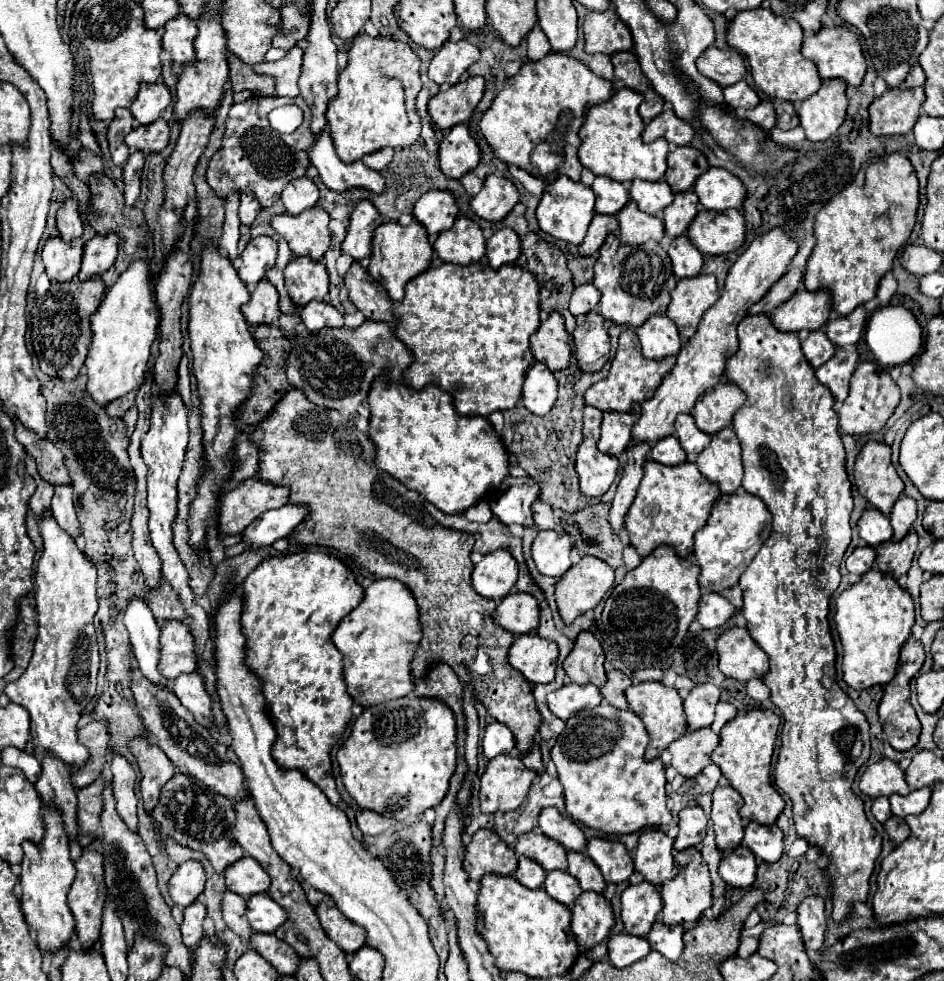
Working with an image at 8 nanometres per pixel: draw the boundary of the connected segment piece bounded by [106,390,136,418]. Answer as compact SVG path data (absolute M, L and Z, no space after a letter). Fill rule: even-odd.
M132 390L130 394L126 394L126 396L110 402L110 404L106 406L106 412L108 412L112 418L122 418L122 416L128 412L128 408L134 404L134 396L136 396L136 390Z

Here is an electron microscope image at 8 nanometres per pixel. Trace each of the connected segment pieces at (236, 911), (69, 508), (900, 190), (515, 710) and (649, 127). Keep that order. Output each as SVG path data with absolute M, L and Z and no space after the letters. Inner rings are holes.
M224 890L224 892L222 892L222 916L224 916L224 922L226 922L228 928L234 930L238 936L250 938L254 930L250 928L244 912L246 912L246 900L244 900L242 896L238 896L236 892Z
M70 484L54 486L54 498L52 498L50 510L52 510L56 522L60 524L60 528L64 528L76 540L80 536L80 528L78 528L74 504L72 504L72 486Z
M890 154L882 160L864 164L856 180L816 214L816 246L808 258L804 284L806 290L830 290L832 310L838 318L826 324L826 336L832 338L832 344L838 348L846 348L860 340L868 316L862 304L876 296L878 284L892 268L898 248L906 244L916 222L918 204L918 180L910 160L902 154ZM876 208L882 208L880 214L876 214Z
M258 324L252 336L264 352L264 360L260 362L260 368L256 368L254 388L248 400L238 408L238 422L258 422L272 410L272 416L266 416L252 426L252 432L242 432L258 446L258 478L276 486L288 486L290 504L308 508L308 522L302 522L288 538L296 544L318 544L340 550L372 578L396 578L404 582L418 602L422 624L422 640L414 652L412 674L424 676L426 668L434 662L450 664L460 680L474 684L474 698L480 700L498 722L514 732L516 748L520 752L530 750L538 736L540 714L530 684L508 664L508 648L512 646L514 636L494 624L494 600L480 596L470 584L472 534L436 524L426 512L420 494L376 468L374 444L356 428L352 418L312 404L302 392L286 392L290 384L282 364L290 352L290 344L278 326ZM466 634L480 636L480 646L494 662L490 674L478 676L464 672L456 650Z
M664 110L660 116L656 116L656 120L650 120L642 132L642 138L646 142L652 142L660 136L676 146L688 146L696 132L686 120L680 120L672 110Z

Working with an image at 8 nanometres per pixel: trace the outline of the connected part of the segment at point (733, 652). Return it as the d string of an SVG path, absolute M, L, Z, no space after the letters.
M728 628L716 638L720 670L740 682L760 678L768 670L768 654L752 640L748 628Z

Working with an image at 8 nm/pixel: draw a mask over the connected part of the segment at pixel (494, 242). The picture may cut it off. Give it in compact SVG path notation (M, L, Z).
M502 228L486 240L486 256L492 268L512 264L520 256L520 236L512 228Z

